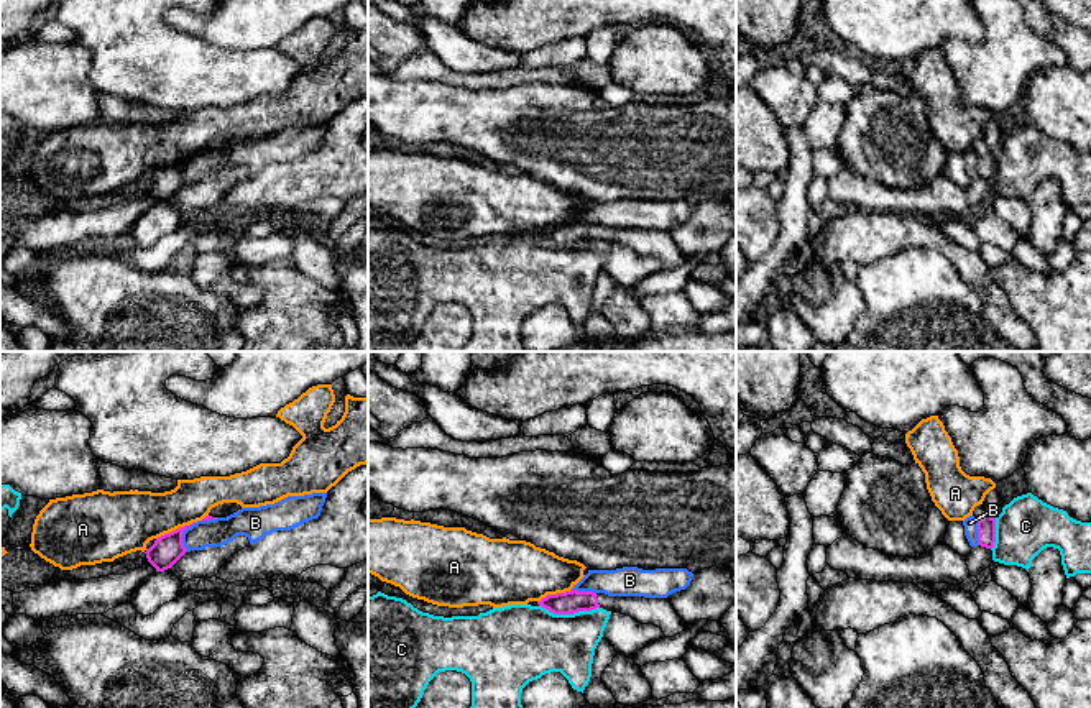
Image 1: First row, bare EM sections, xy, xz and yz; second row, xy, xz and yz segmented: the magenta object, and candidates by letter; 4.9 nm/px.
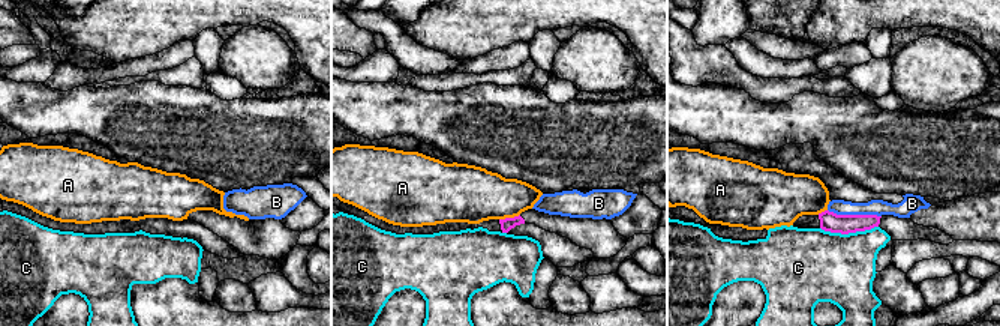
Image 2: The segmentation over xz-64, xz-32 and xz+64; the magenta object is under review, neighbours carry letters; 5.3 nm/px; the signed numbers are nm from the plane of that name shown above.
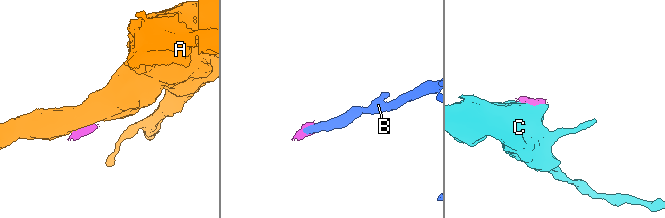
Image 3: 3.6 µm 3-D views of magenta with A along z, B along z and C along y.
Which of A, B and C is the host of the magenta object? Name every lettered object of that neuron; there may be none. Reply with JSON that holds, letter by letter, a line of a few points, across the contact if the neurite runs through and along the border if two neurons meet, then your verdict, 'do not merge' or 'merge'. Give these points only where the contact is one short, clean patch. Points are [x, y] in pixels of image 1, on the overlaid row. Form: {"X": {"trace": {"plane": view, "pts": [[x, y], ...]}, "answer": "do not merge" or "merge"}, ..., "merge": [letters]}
{"A": {"trace": {"plane": "xy", "pts": [[194, 521], [156, 539]]}, "answer": "do not merge"}, "B": {"trace": {"plane": "xy", "pts": [[196, 523], [183, 533], [186, 551]]}, "answer": "do not merge"}, "C": {"answer": "do not merge"}, "merge": []}

